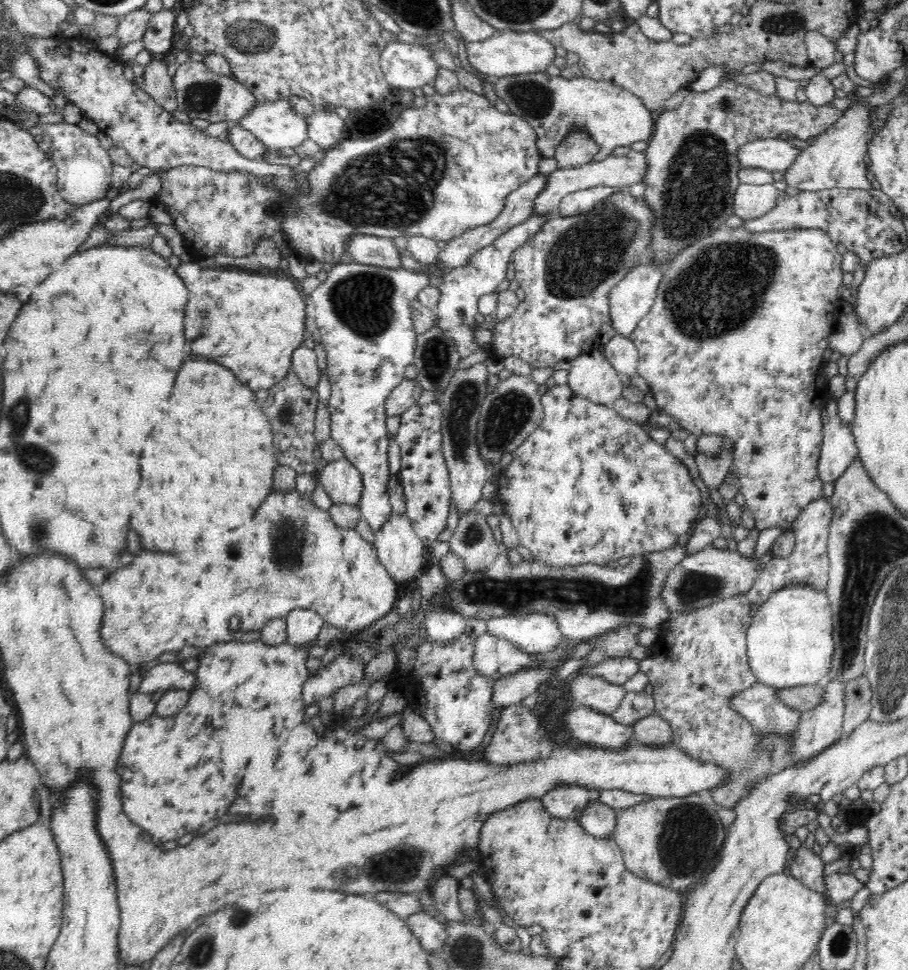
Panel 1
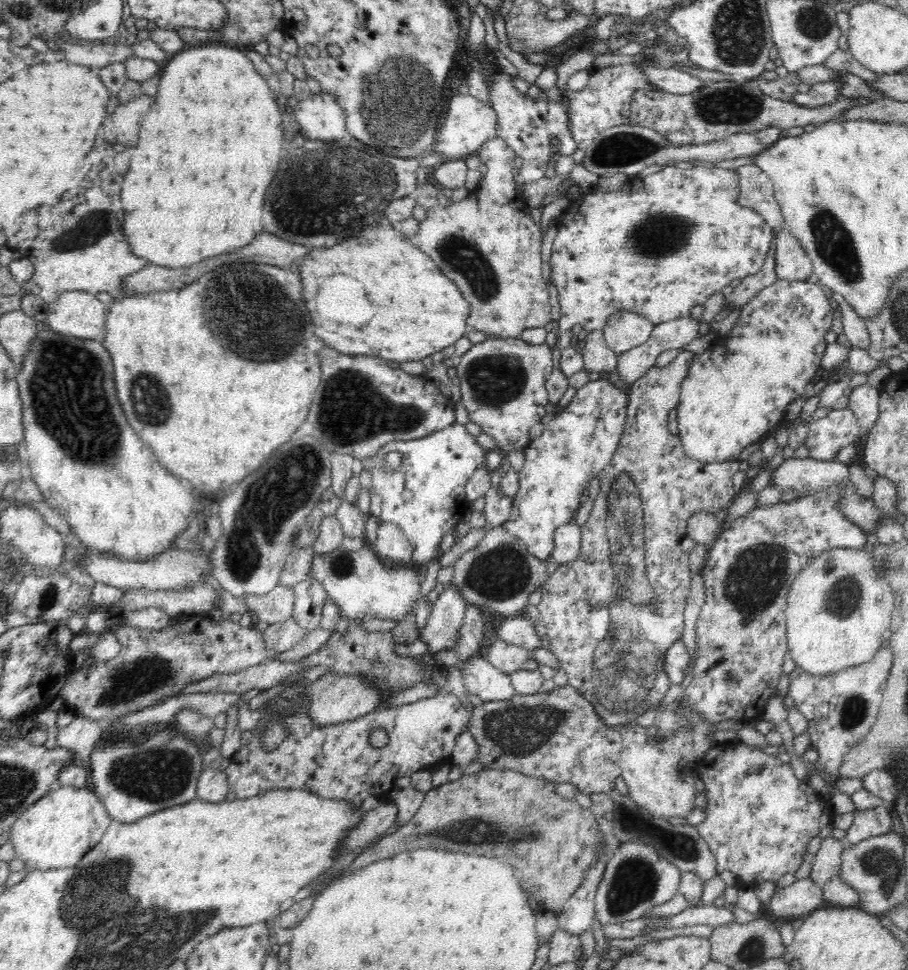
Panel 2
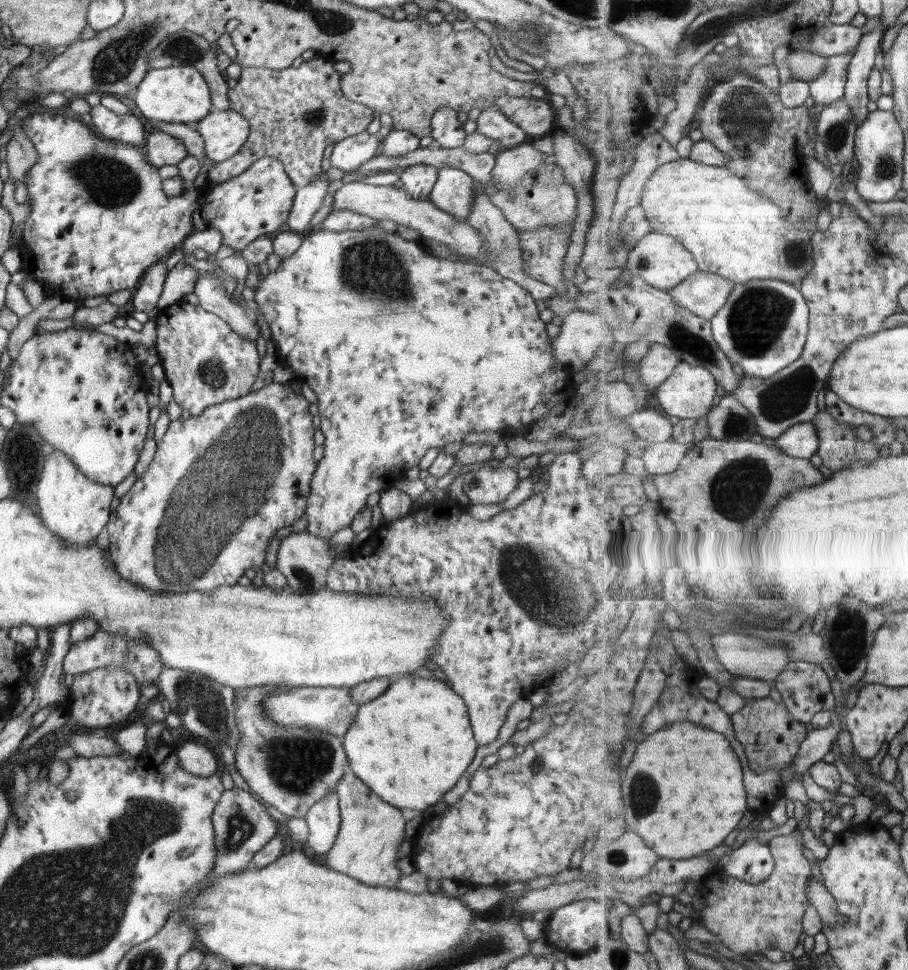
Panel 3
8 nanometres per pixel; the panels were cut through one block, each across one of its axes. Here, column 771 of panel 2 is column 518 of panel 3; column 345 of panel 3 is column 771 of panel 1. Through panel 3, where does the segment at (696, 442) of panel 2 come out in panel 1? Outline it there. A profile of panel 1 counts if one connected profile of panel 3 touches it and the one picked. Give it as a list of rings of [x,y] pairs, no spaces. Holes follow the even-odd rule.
[[[724,227],[724,230],[716,230],[716,232],[712,232],[708,238],[703,238],[687,246],[683,251],[677,252],[670,261],[667,262],[666,266],[664,266],[662,280],[660,281],[656,299],[654,305],[652,306],[652,310],[648,312],[648,315],[640,320],[638,324],[638,328],[632,332],[629,340],[637,347],[639,356],[639,364],[638,364],[638,375],[642,377],[648,387],[650,387],[649,391],[652,392],[656,404],[657,409],[660,411],[664,411],[666,414],[670,416],[674,416],[676,420],[678,420],[678,424],[685,428],[686,430],[690,430],[692,434],[696,434],[699,438],[702,436],[706,436],[706,434],[713,434],[716,436],[726,436],[726,438],[730,438],[732,442],[734,442],[734,456],[733,456],[733,466],[736,472],[737,477],[740,482],[740,491],[742,496],[744,496],[744,502],[746,504],[746,508],[748,508],[748,512],[754,516],[755,528],[760,530],[766,530],[766,528],[784,528],[785,531],[792,529],[792,524],[802,509],[806,508],[808,504],[814,502],[814,500],[818,500],[818,498],[822,498],[824,496],[824,486],[823,480],[818,476],[818,460],[820,458],[821,446],[823,443],[823,416],[821,415],[821,408],[824,408],[825,403],[830,400],[829,394],[829,384],[827,380],[824,378],[824,373],[822,372],[824,360],[822,359],[822,355],[826,348],[829,346],[828,338],[830,334],[832,334],[835,329],[835,321],[841,314],[841,304],[842,300],[838,297],[838,287],[842,285],[842,269],[840,269],[840,261],[842,260],[842,255],[838,253],[836,249],[836,243],[832,242],[832,239],[819,228],[792,228],[792,229],[784,229],[782,231],[768,231],[765,233],[756,233],[750,234],[748,236],[748,232],[745,228],[737,227],[735,229]]]

